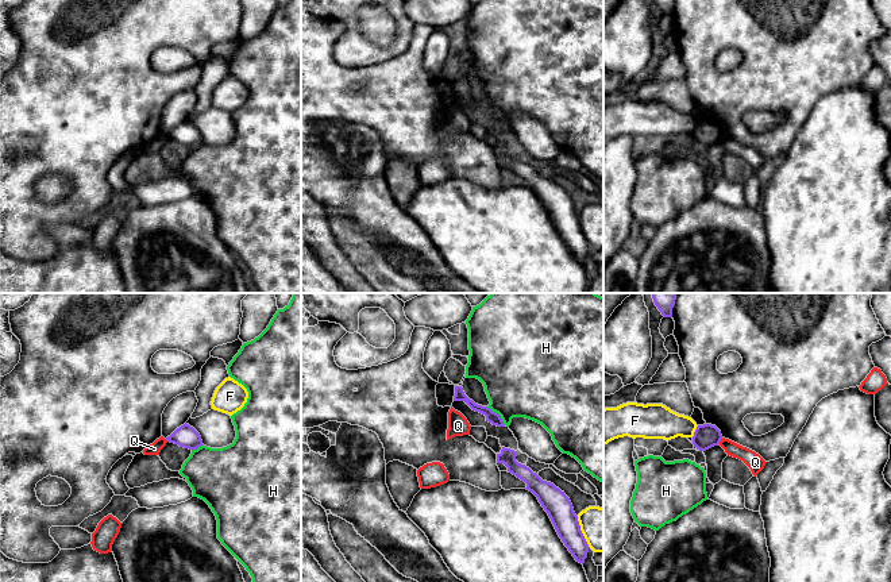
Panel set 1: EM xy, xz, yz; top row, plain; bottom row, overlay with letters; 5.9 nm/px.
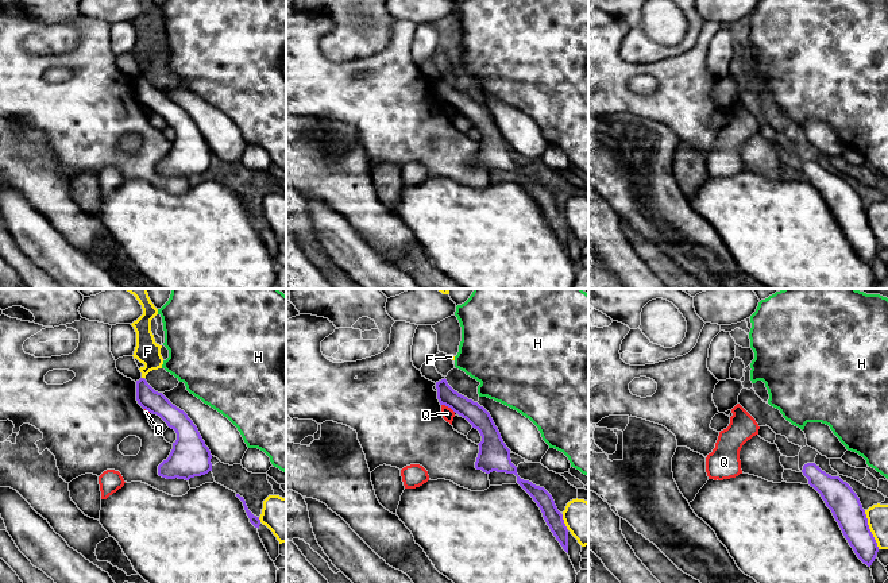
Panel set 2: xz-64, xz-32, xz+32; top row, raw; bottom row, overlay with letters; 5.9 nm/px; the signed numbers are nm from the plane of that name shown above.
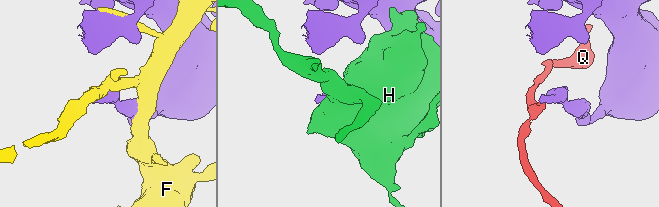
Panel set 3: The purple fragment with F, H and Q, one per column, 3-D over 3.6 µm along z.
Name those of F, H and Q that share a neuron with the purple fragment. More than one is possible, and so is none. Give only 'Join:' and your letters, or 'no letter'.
Join: no letter

